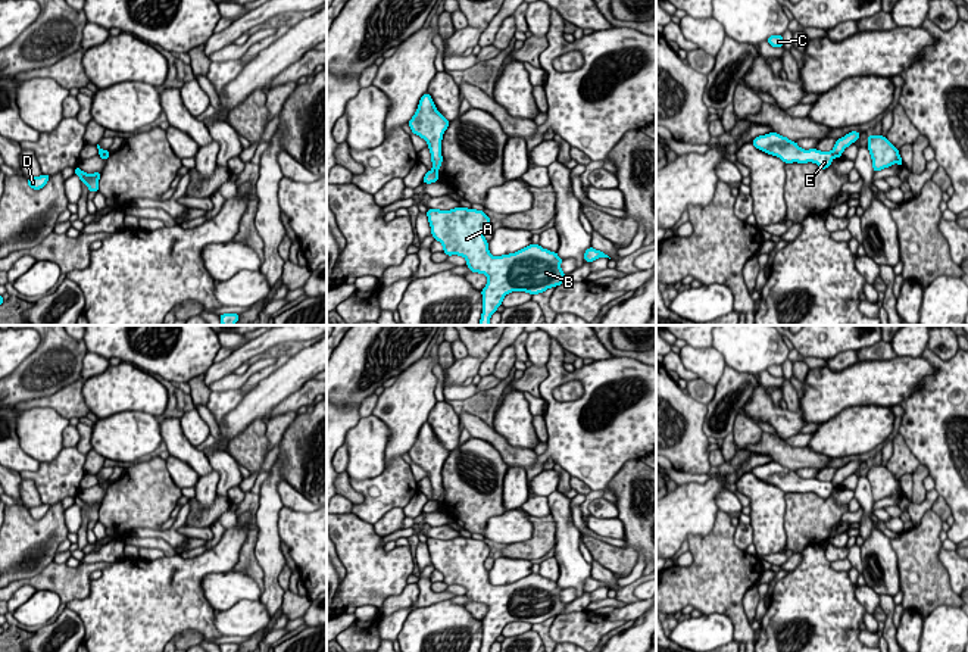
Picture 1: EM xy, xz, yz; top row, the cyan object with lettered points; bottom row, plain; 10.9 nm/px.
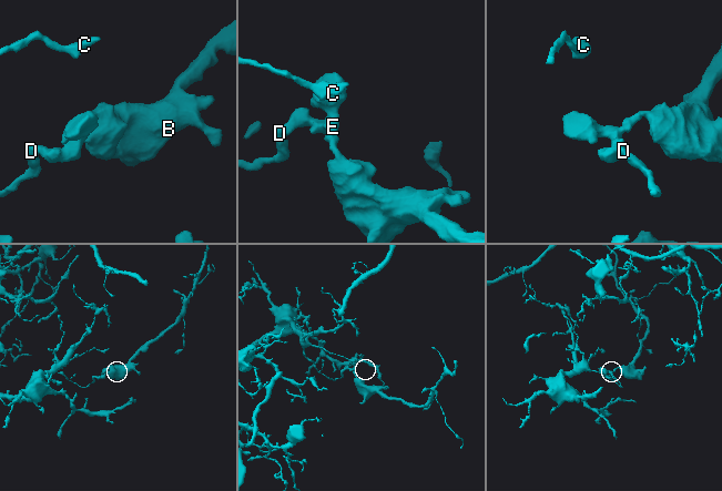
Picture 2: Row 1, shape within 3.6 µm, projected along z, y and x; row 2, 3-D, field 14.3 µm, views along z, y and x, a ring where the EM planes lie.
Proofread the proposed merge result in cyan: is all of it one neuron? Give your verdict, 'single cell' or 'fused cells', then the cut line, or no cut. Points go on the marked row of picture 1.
fused cells | xz (431, 169), (437, 172)

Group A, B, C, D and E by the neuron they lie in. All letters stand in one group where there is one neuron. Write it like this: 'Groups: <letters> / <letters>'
Groups: A B / C D E

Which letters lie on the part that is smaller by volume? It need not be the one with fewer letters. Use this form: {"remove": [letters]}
{"remove": ["A", "B"]}

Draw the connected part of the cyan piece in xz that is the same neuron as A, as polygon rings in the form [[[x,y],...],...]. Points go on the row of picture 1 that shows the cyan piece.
[[[428,209],[427,216],[431,234],[443,244],[443,252],[447,256],[463,256],[471,272],[488,278],[481,290],[483,313],[478,325],[491,325],[490,318],[502,306],[506,294],[512,291],[538,294],[560,286],[568,275],[562,272],[562,258],[540,244],[531,243],[515,253],[493,256],[484,238],[491,222],[484,210]]]

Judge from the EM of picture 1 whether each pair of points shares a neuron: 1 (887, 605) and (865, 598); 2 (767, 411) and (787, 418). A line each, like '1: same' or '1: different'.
1: different
2: same

